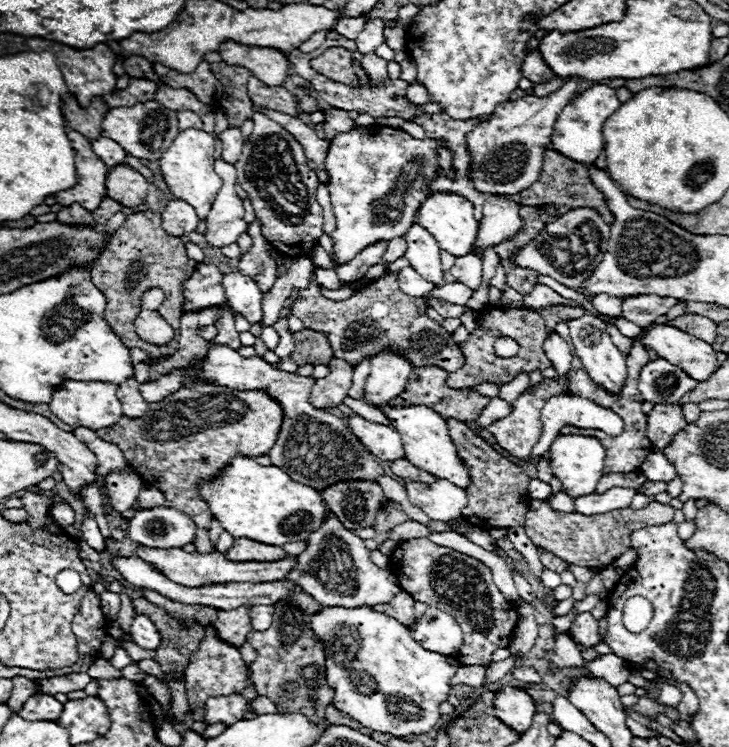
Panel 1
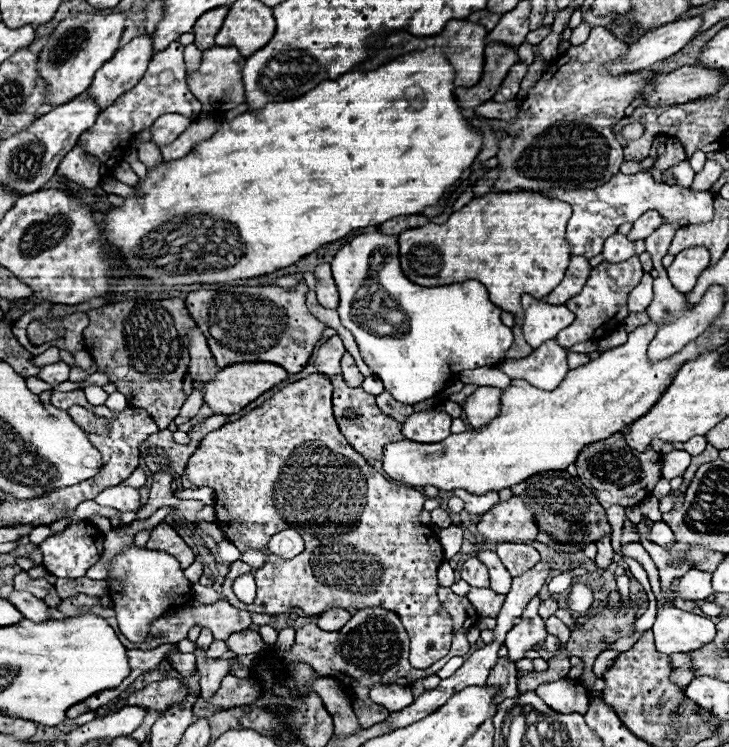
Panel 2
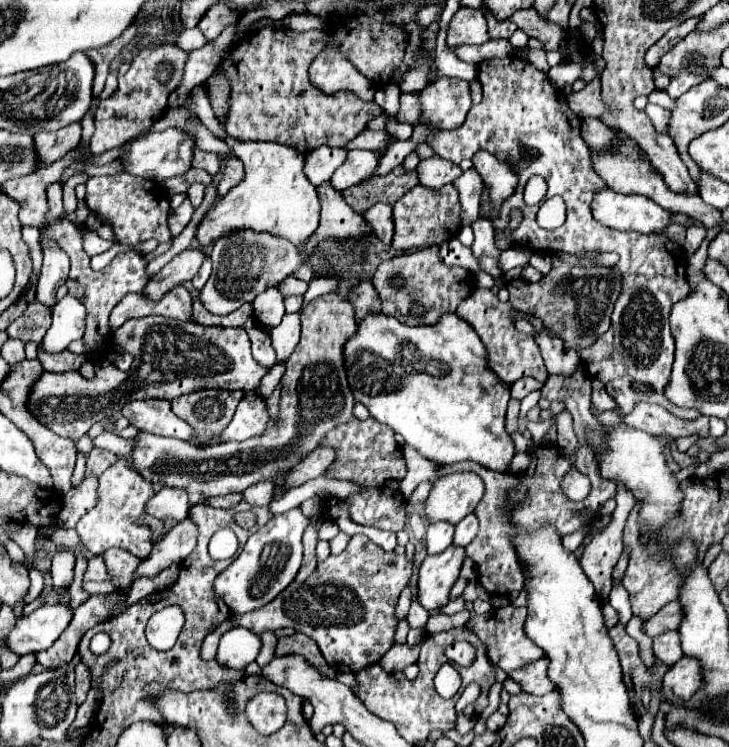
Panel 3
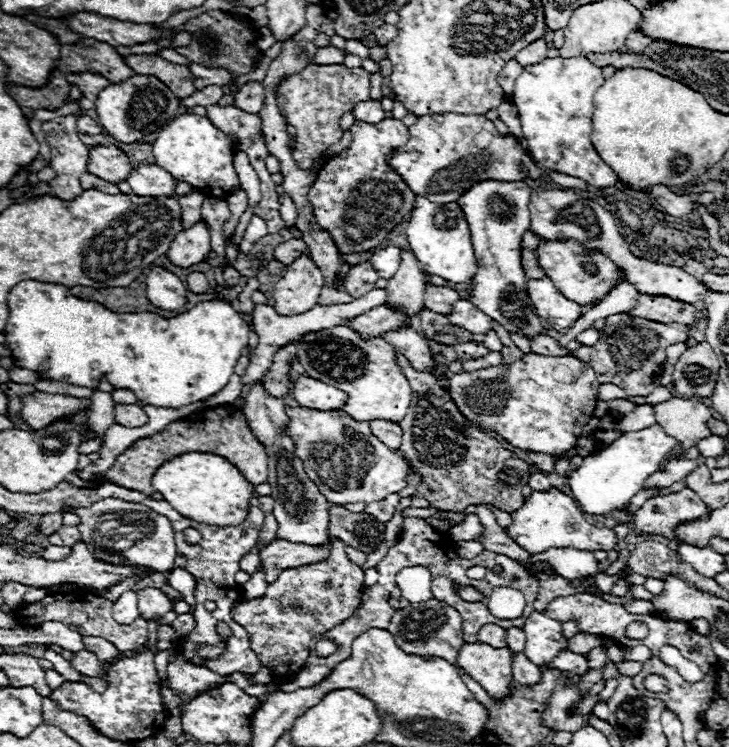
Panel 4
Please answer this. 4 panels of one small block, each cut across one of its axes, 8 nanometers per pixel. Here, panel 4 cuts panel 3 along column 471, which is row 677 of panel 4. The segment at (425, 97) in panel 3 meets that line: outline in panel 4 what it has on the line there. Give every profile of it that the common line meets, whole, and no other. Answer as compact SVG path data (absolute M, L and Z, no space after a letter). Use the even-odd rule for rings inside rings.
M82 650L78 654L74 654L72 658L72 666L86 676L94 676L94 678L104 678L106 680L106 672L102 670L102 662L88 650Z

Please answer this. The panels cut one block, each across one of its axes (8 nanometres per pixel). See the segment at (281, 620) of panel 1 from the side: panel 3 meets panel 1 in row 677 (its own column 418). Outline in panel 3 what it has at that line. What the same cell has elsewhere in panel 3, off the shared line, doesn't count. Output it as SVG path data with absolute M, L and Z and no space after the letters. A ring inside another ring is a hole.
M428 246L414 254L384 260L372 282L382 298L382 312L398 318L408 326L426 326L438 322L444 314L454 314L458 304L470 296L476 286L476 276L462 266L446 266L440 256L440 248Z

